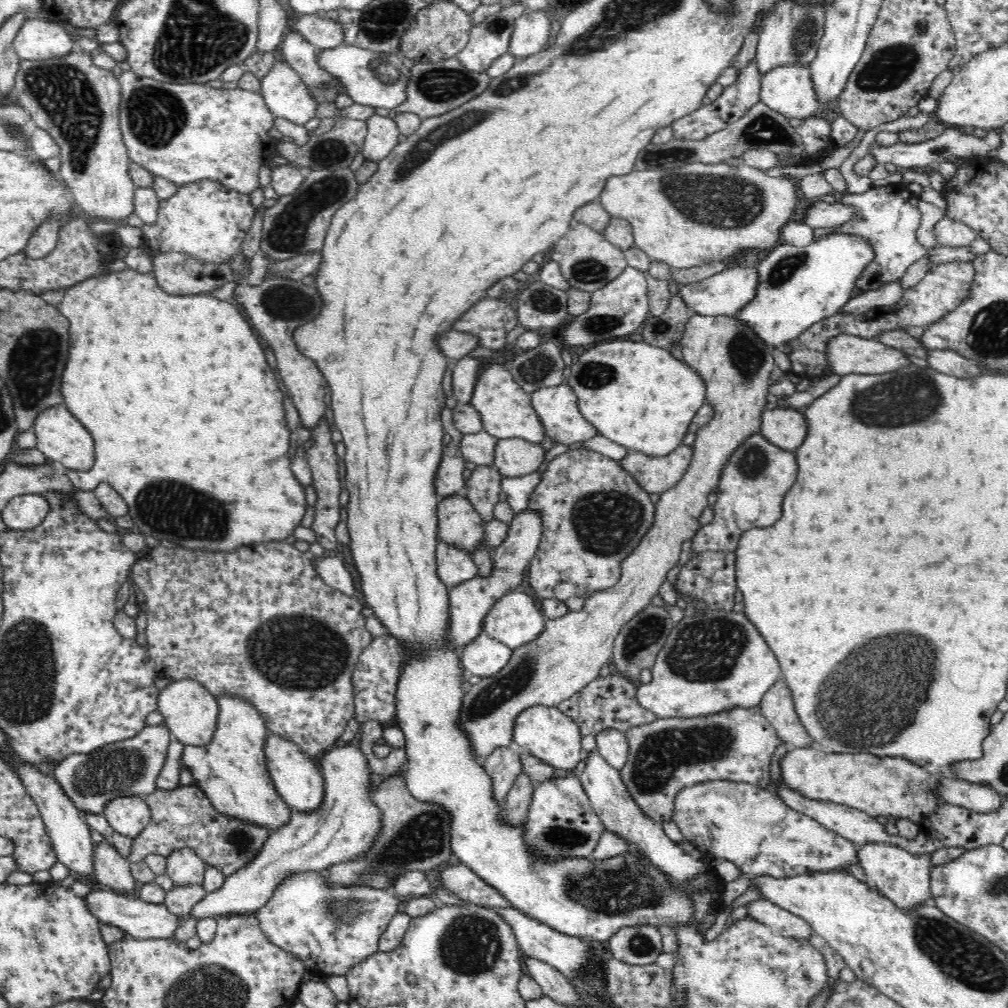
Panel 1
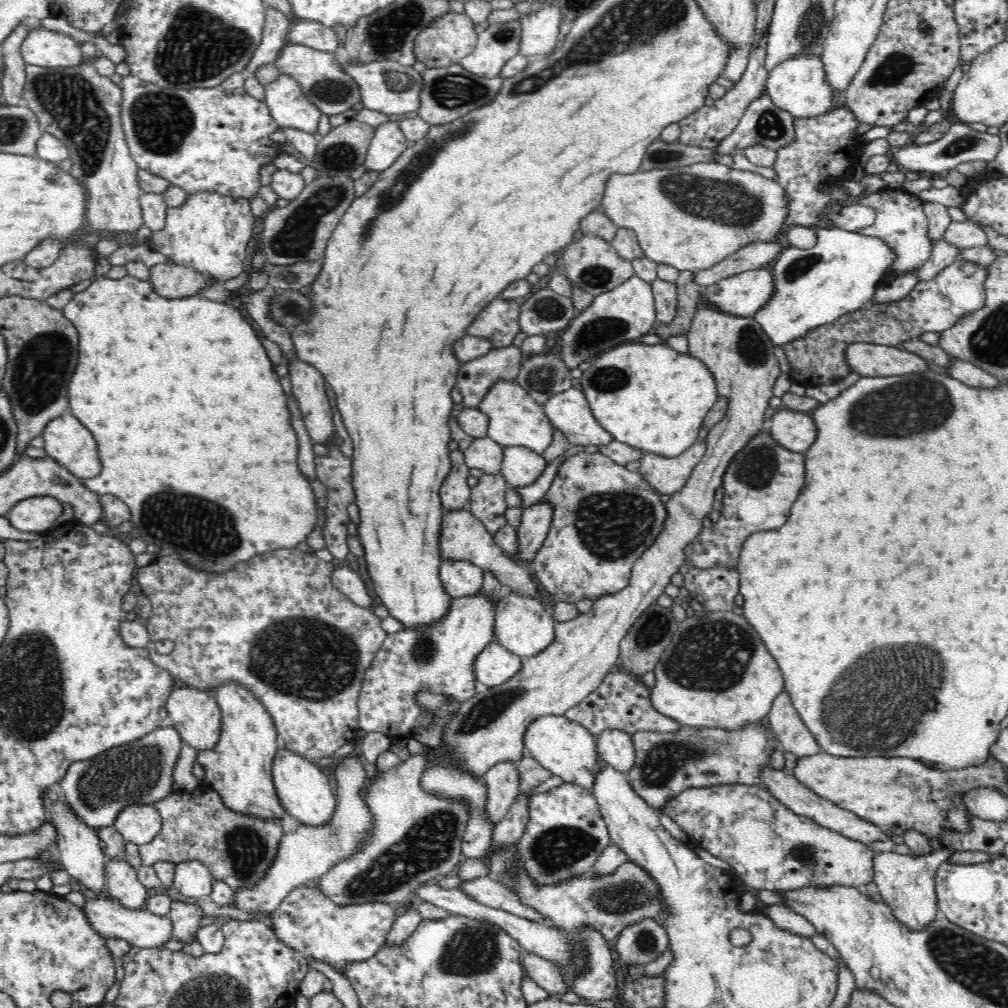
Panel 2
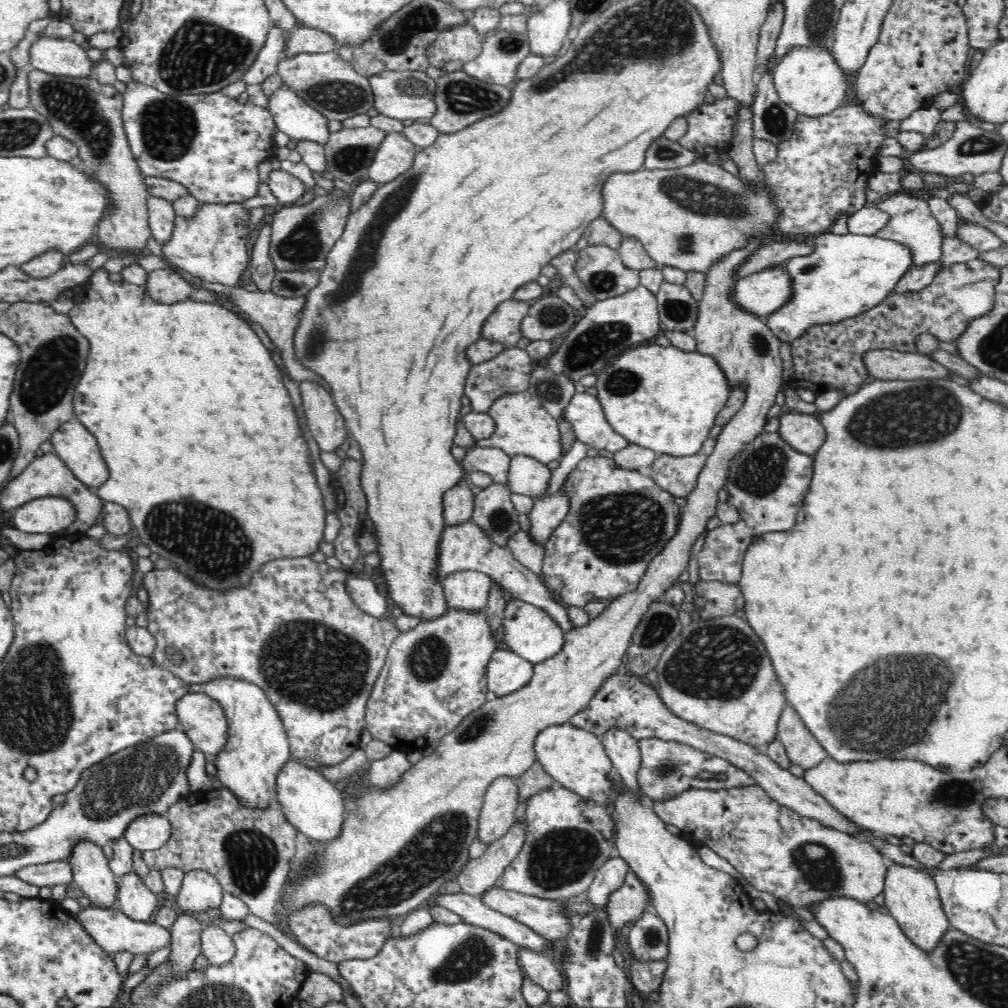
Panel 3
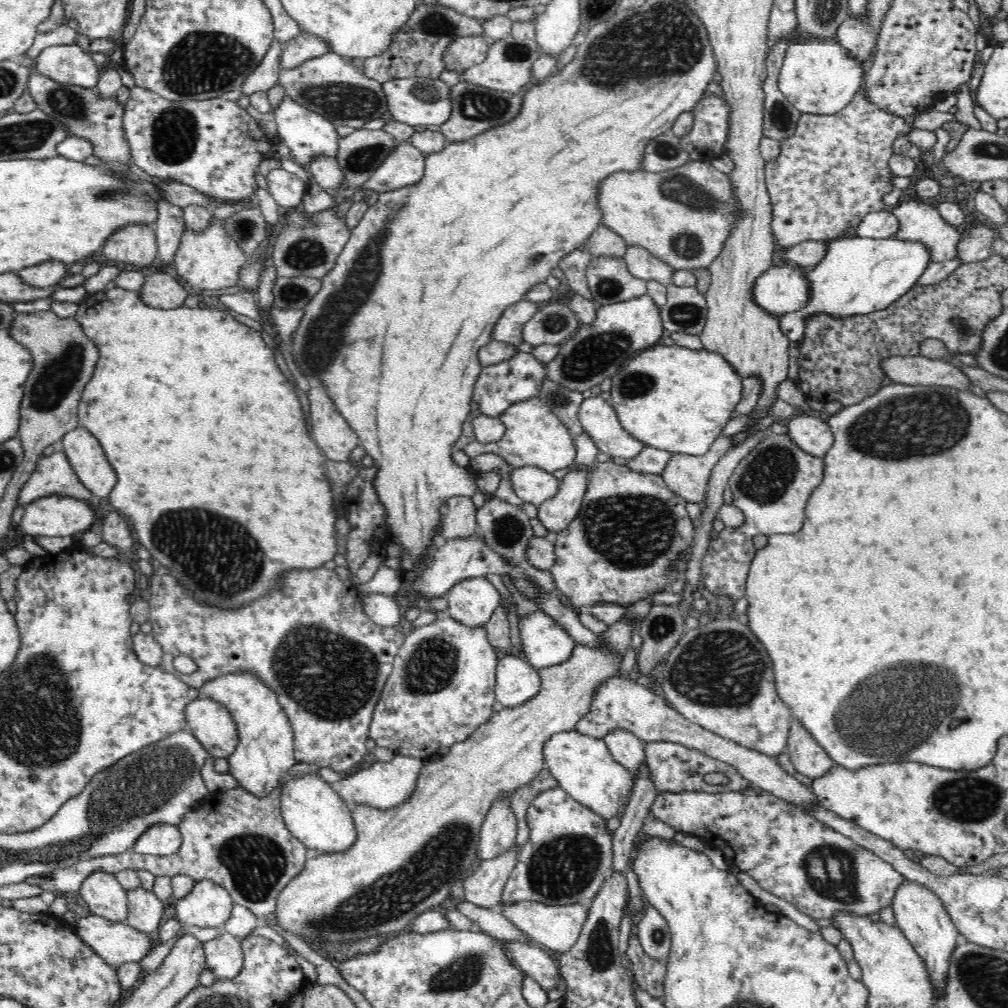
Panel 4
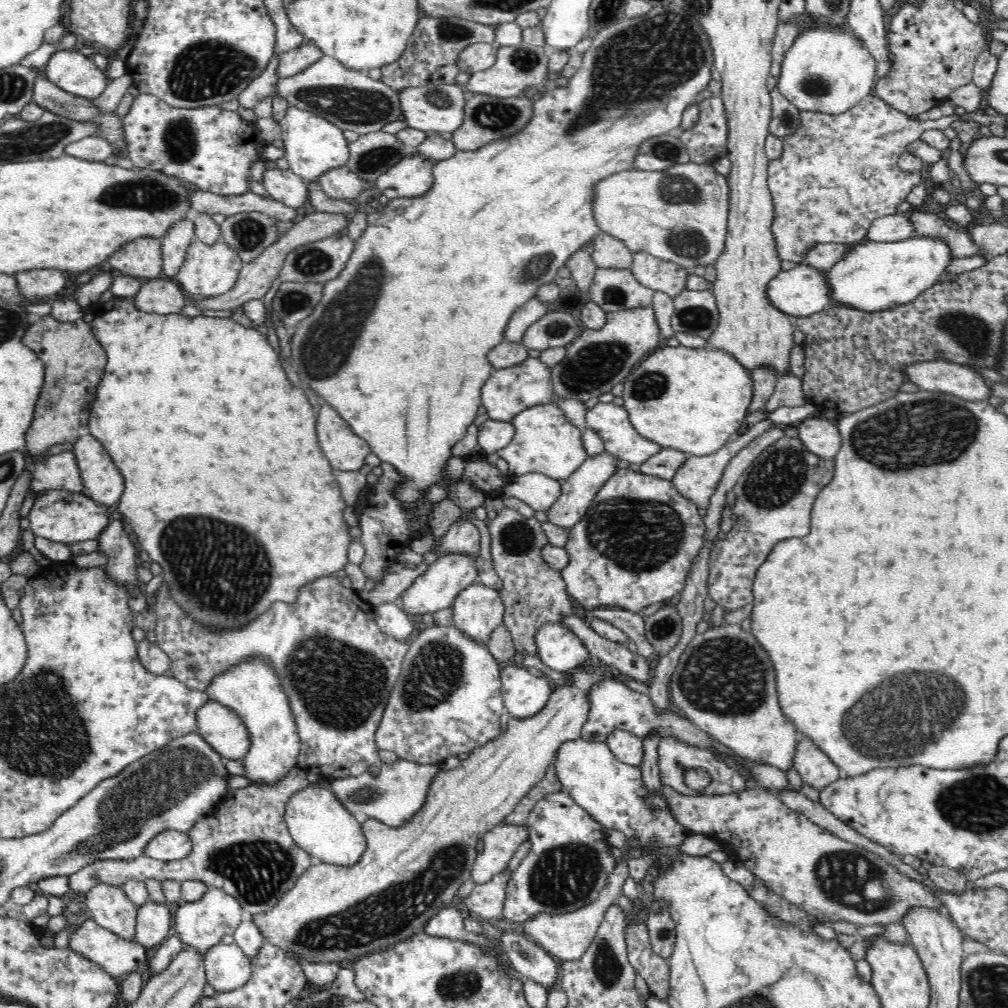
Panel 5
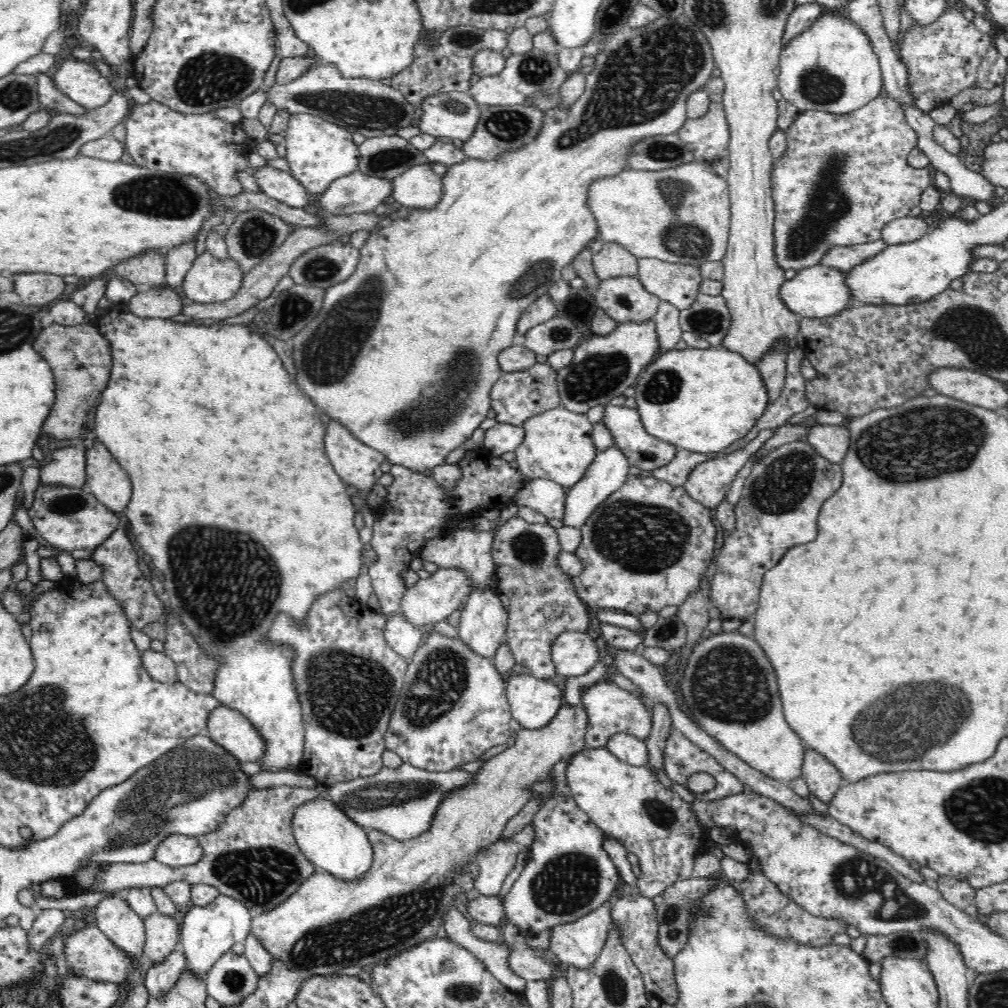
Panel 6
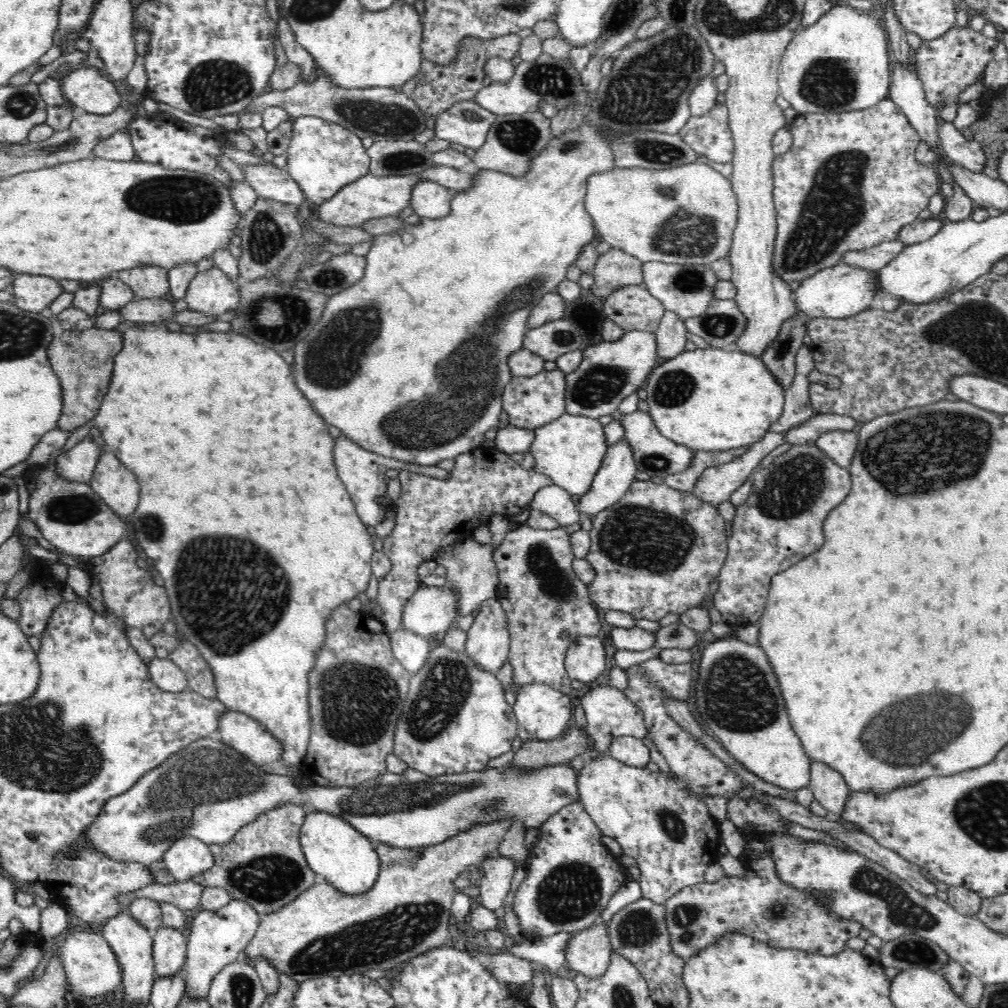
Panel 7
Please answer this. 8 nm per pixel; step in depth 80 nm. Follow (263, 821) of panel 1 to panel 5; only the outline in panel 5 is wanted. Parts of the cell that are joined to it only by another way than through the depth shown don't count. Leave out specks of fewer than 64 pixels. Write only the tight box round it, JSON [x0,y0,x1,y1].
[206,659,301,785]

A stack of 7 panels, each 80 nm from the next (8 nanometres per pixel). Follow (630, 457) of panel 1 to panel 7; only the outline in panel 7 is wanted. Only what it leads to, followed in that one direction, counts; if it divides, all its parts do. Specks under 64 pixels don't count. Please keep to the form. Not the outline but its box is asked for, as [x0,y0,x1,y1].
[692,432,784,507]

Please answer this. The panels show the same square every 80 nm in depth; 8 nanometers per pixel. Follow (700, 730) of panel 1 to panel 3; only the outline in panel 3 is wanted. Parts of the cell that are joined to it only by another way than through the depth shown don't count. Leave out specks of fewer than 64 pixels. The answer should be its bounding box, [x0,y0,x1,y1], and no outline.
[636,737,755,803]

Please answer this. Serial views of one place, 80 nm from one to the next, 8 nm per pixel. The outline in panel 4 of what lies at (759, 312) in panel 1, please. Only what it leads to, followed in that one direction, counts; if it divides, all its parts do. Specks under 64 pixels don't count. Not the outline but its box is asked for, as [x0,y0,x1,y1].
[777,237,931,342]

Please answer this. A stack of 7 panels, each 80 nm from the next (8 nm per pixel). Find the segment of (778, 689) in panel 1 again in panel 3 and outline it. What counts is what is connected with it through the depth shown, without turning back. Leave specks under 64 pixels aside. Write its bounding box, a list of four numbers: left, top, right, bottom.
[776,702,828,768]

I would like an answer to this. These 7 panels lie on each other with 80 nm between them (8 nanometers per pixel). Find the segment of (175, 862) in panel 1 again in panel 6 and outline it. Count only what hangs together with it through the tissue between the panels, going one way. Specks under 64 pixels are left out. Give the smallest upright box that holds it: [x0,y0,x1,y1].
[179,894,252,979]

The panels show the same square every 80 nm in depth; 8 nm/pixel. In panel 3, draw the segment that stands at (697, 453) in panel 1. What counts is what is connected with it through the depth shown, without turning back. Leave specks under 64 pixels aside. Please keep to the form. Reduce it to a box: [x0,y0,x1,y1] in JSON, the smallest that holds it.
[280,238,784,926]

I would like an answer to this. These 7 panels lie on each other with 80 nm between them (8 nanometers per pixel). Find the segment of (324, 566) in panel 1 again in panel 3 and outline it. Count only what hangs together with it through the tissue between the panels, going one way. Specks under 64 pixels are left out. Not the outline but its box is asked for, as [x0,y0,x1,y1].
[346,573,392,620]

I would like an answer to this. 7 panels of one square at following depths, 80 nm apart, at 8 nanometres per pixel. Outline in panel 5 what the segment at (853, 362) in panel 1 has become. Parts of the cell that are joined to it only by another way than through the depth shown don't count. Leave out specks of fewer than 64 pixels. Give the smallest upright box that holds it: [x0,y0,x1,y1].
[902,361,993,402]

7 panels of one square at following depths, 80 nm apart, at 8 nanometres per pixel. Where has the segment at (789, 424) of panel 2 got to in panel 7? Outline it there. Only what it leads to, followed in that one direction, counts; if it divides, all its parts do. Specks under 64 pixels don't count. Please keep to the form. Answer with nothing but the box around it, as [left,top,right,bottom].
[814,431,858,469]

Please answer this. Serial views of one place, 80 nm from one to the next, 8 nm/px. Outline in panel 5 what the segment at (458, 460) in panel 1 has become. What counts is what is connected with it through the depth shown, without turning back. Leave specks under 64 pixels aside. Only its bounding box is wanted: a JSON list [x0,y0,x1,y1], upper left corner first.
[438,521,481,556]

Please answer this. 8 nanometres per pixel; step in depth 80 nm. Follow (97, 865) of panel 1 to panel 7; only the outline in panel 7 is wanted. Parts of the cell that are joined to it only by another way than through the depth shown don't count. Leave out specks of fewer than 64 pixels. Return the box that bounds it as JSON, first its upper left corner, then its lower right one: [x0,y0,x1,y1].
[152,926,186,977]

